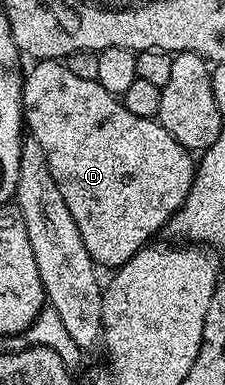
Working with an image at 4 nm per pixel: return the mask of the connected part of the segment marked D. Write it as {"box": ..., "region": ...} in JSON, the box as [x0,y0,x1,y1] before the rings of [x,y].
{"box":[21,60,195,268],"region":[[[37,60],[32,63],[33,67],[28,67],[27,73],[24,75],[23,81],[21,83],[21,108],[23,111],[23,122],[27,127],[28,133],[35,140],[39,140],[39,144],[43,147],[43,153],[47,156],[47,165],[51,168],[51,176],[55,176],[55,184],[59,184],[59,192],[63,196],[63,201],[67,203],[67,208],[71,212],[72,218],[75,220],[75,228],[79,228],[79,236],[83,236],[83,244],[87,244],[87,252],[90,256],[93,257],[94,263],[98,267],[104,268],[104,266],[110,266],[110,268],[116,268],[121,266],[127,260],[131,260],[131,256],[135,256],[135,252],[139,252],[145,247],[145,245],[150,241],[149,238],[152,234],[157,234],[166,229],[169,225],[170,218],[173,217],[173,214],[177,211],[178,208],[183,204],[183,200],[187,196],[187,192],[191,188],[191,184],[193,183],[193,175],[195,173],[195,158],[190,151],[185,150],[183,148],[183,144],[179,144],[179,140],[175,140],[175,136],[171,136],[171,132],[167,132],[167,128],[163,128],[161,123],[152,119],[152,118],[144,118],[143,116],[134,116],[133,113],[127,112],[127,108],[123,103],[121,103],[120,97],[115,94],[107,93],[104,88],[97,82],[97,80],[83,80],[79,76],[74,76],[72,72],[67,72],[67,68],[65,67],[64,61],[61,60]]]}

